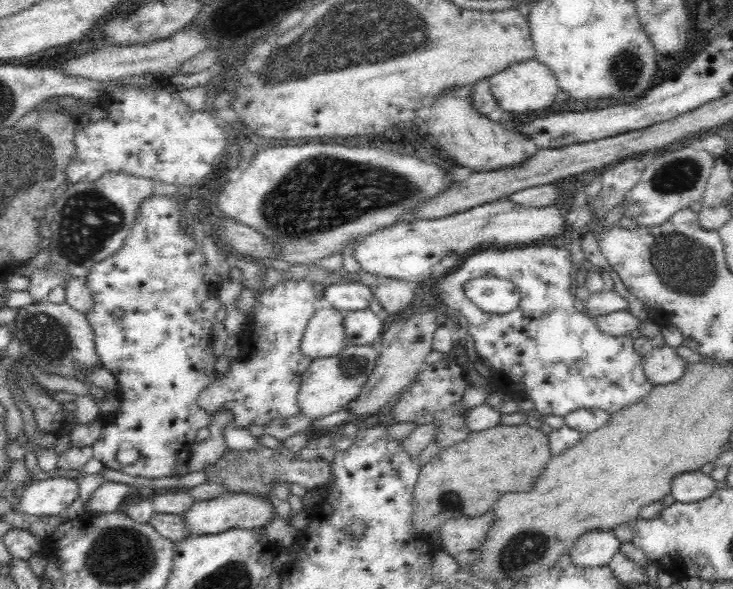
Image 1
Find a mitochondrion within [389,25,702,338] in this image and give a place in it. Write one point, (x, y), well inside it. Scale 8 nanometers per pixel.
(627, 67)

